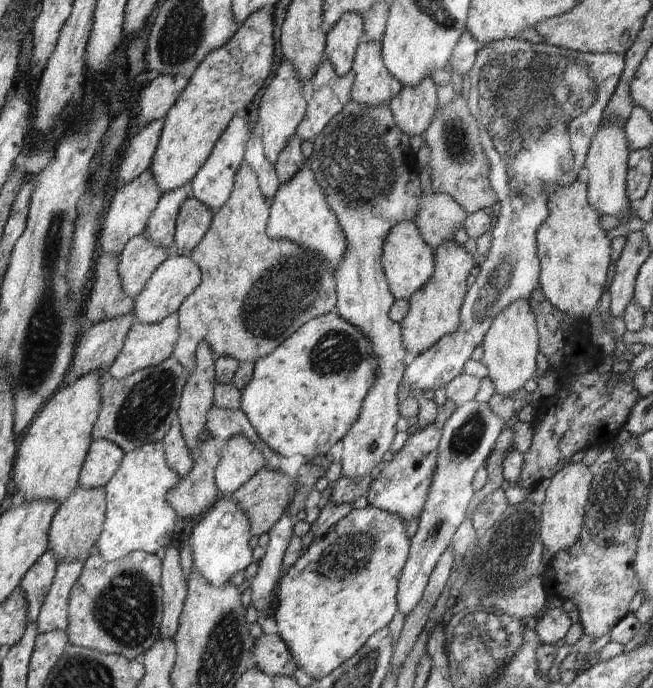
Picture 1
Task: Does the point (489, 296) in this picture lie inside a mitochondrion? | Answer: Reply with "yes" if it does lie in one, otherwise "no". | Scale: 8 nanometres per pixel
yes

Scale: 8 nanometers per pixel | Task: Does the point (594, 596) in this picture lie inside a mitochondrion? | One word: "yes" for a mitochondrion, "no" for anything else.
no

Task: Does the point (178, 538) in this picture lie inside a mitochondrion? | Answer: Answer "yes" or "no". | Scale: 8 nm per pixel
no

